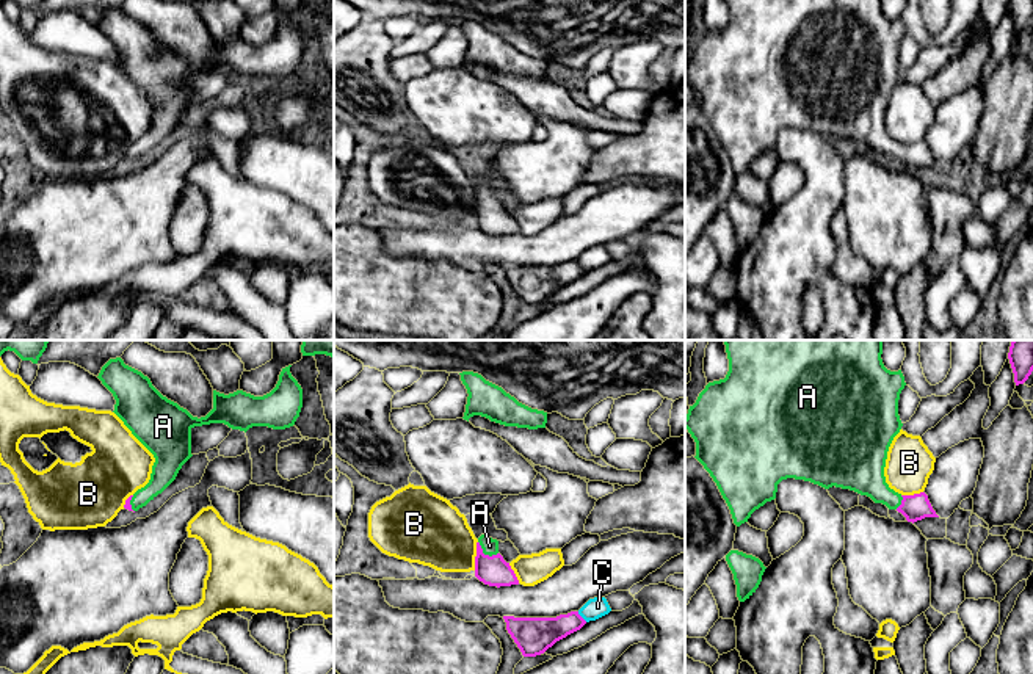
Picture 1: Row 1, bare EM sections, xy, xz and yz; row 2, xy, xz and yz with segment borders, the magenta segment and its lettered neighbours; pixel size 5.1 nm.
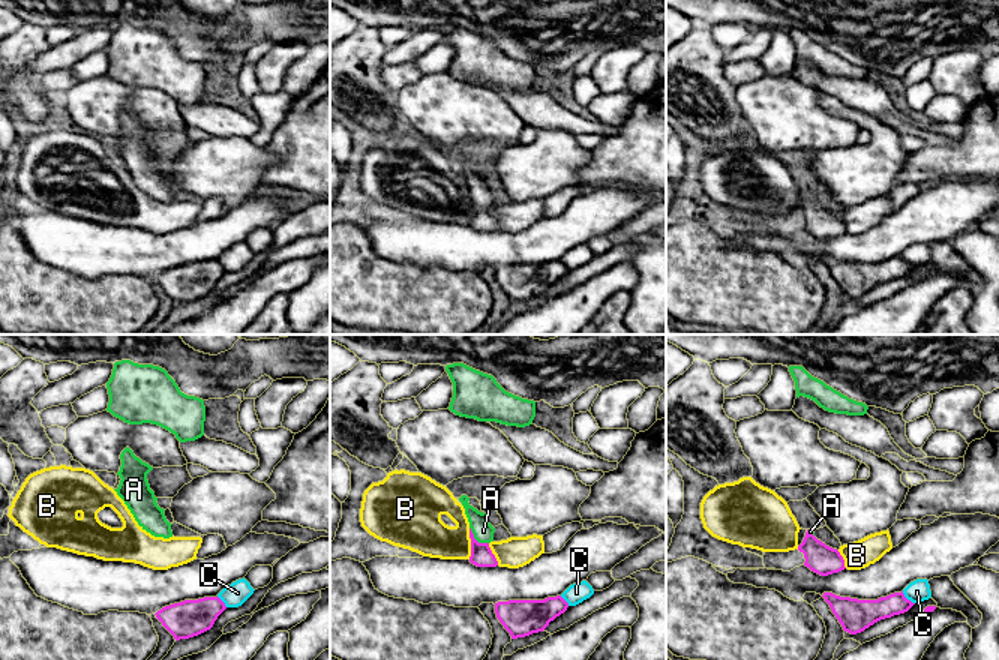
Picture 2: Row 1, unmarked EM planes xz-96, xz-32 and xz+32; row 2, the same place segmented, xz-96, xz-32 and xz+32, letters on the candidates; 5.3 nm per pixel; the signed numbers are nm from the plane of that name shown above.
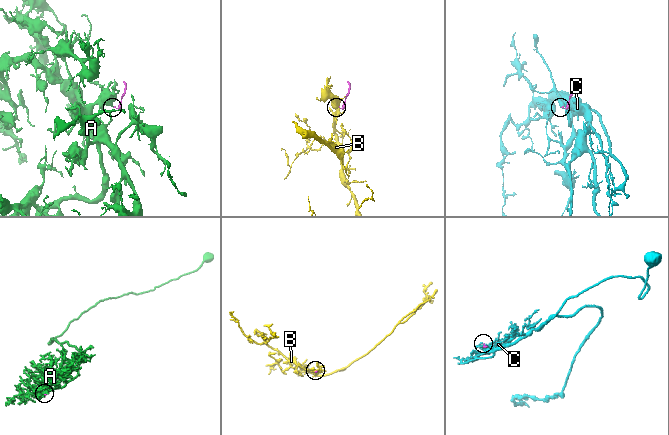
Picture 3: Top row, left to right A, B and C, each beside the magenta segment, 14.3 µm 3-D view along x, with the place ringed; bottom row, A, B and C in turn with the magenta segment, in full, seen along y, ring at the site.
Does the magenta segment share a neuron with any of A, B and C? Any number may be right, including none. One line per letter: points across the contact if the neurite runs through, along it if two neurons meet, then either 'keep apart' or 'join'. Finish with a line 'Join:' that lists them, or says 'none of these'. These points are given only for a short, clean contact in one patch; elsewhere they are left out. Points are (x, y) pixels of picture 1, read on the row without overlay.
A: across xz (494, 220), (483, 202), (489, 195) | join
B: along xz (477, 190), (474, 218) | keep apart
C: keep apart
Join: A

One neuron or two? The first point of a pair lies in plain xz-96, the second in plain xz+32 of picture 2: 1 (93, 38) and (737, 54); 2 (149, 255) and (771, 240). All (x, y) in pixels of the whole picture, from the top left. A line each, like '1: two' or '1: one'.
1: one
2: one

